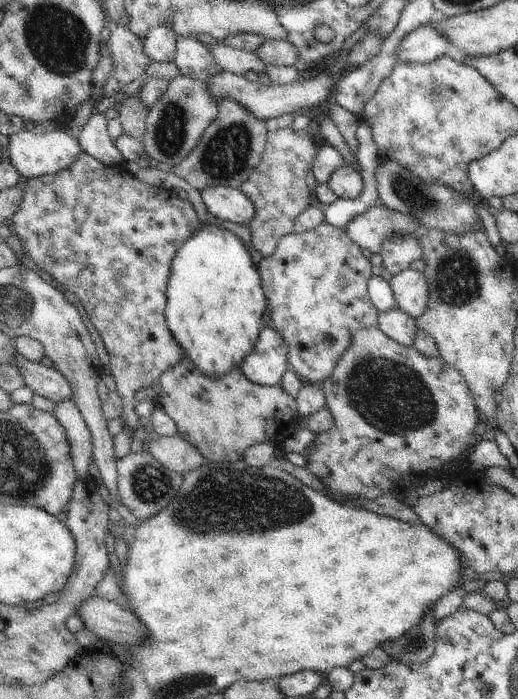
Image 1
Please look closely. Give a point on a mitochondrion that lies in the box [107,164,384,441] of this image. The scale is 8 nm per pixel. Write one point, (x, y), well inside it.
(323, 339)

